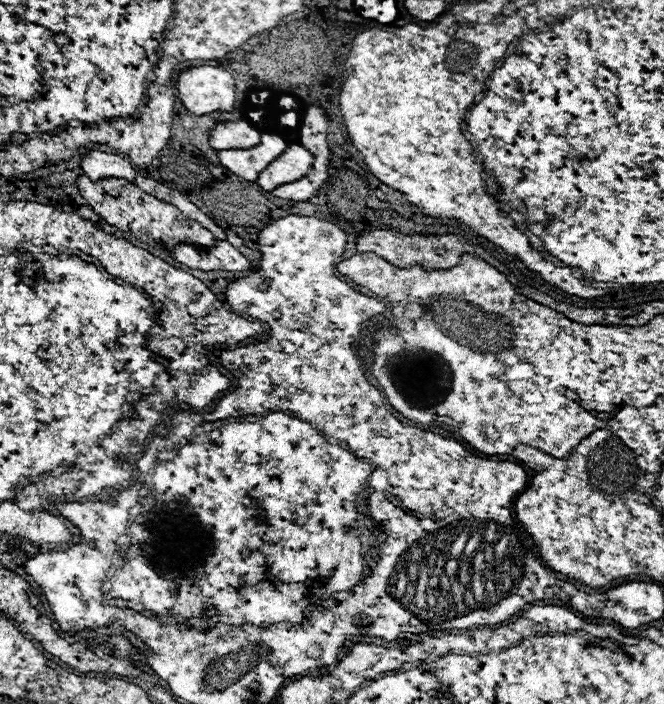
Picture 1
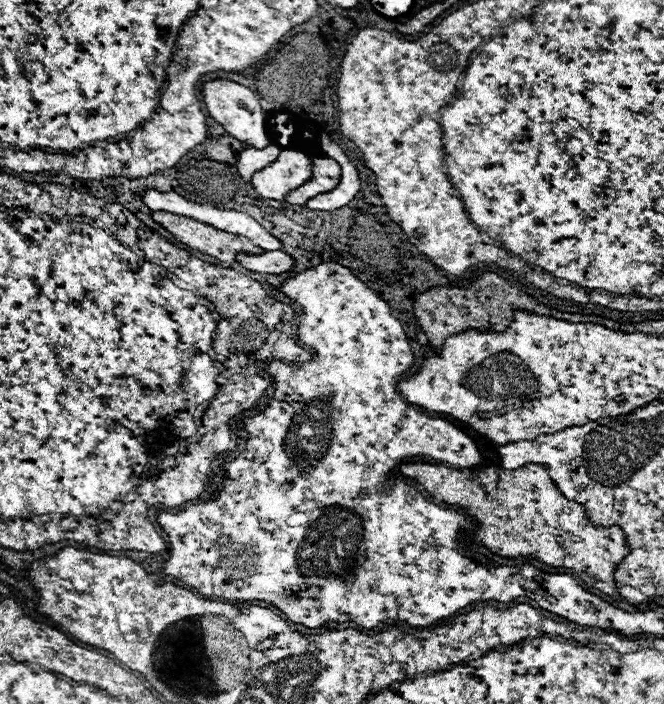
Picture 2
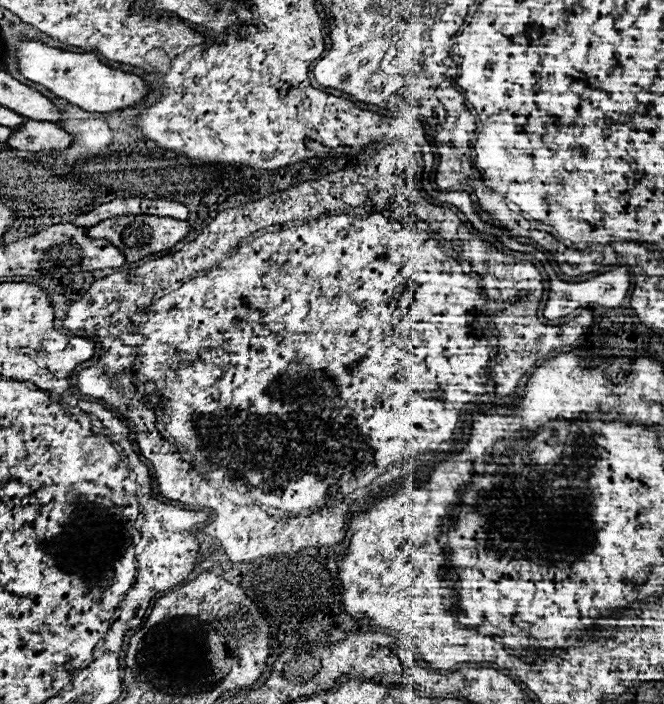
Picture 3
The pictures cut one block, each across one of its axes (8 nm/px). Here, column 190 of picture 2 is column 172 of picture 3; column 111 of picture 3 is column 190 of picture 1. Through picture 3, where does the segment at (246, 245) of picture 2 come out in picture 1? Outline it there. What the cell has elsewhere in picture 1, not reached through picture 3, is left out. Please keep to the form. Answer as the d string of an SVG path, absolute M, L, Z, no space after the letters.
M80 176L76 180L78 192L80 196L88 202L88 206L100 216L104 218L108 224L130 232L132 236L140 238L142 242L154 246L156 242L166 244L168 248L174 248L180 242L190 242L190 244L198 244L198 246L206 246L212 248L216 244L216 238L210 230L202 228L196 220L184 216L178 208L174 208L168 202L162 202L146 192L142 192L138 186L130 184L128 180L122 178L106 178L106 180L98 180L92 182L86 176Z

